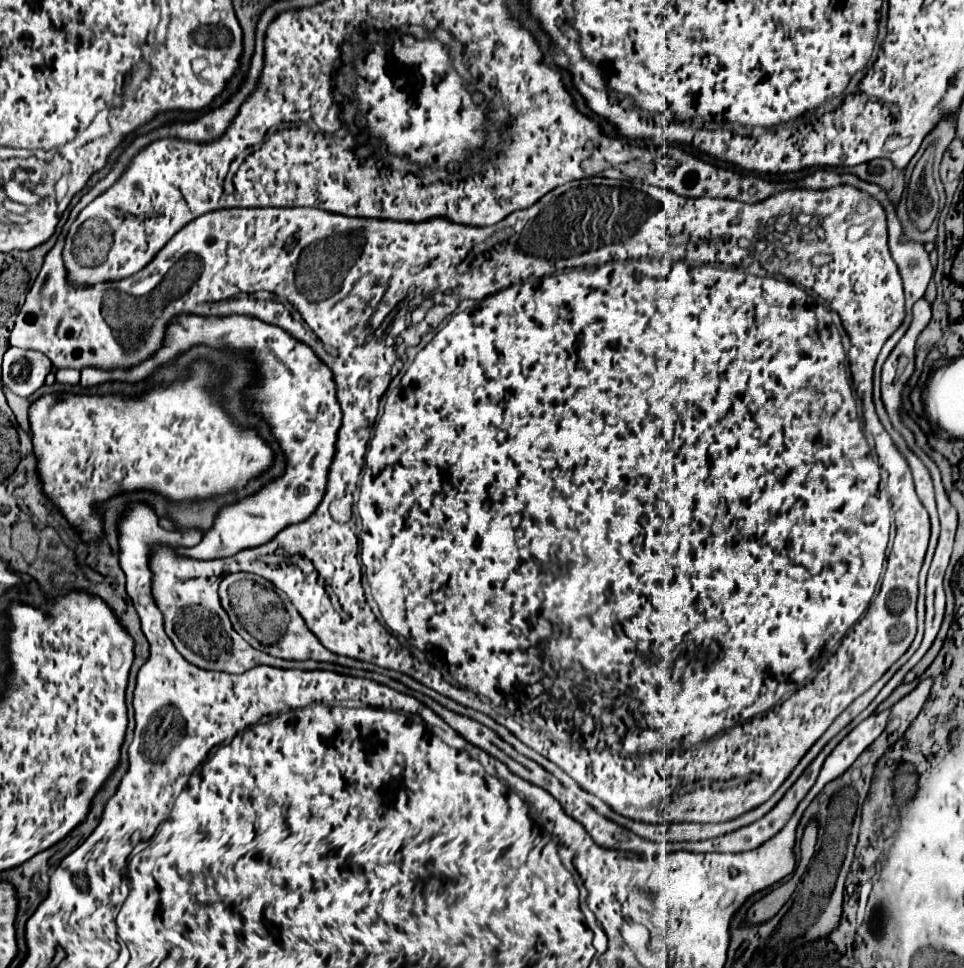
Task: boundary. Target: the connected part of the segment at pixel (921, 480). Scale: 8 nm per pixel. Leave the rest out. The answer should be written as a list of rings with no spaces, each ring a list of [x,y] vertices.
[[[889,426],[889,436],[891,440],[895,440],[895,446],[899,448],[899,452],[903,452],[911,472],[913,472],[913,480],[915,480],[915,490],[919,500],[923,502],[923,506],[927,508],[929,516],[931,516],[931,546],[929,546],[929,554],[933,552],[935,544],[937,544],[937,536],[939,536],[939,520],[937,520],[937,508],[935,508],[935,498],[933,498],[933,482],[931,476],[927,472],[927,468],[923,466],[923,462],[907,448],[905,440],[893,430],[893,426]]]

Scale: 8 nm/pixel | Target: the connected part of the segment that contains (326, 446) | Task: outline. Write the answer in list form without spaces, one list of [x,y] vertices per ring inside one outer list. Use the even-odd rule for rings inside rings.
[[[179,316],[171,328],[167,330],[165,342],[163,346],[149,360],[142,362],[135,368],[129,370],[95,370],[95,368],[85,368],[81,370],[81,388],[91,388],[97,384],[105,384],[105,382],[127,382],[127,384],[137,384],[143,380],[149,380],[155,372],[161,370],[161,366],[169,364],[173,360],[177,360],[185,350],[191,350],[193,346],[213,346],[217,350],[229,350],[229,352],[237,352],[241,354],[245,360],[253,362],[257,366],[257,372],[251,380],[251,384],[247,384],[243,388],[243,406],[247,412],[257,414],[259,418],[263,418],[269,428],[271,428],[271,436],[275,438],[275,442],[279,444],[279,448],[285,454],[285,472],[283,476],[271,480],[269,484],[265,484],[261,490],[257,490],[255,494],[235,502],[235,504],[227,504],[223,506],[217,516],[213,526],[205,532],[201,544],[193,546],[193,548],[185,548],[185,554],[189,556],[199,556],[199,558],[225,558],[231,554],[237,554],[243,548],[251,548],[251,546],[259,546],[269,542],[277,532],[281,532],[285,526],[289,524],[297,524],[301,520],[305,520],[307,516],[311,516],[311,512],[317,508],[317,504],[323,498],[325,492],[325,482],[327,482],[327,470],[329,464],[333,460],[335,454],[335,440],[337,440],[337,430],[341,426],[341,408],[339,402],[335,398],[335,382],[333,382],[333,374],[331,370],[311,352],[309,346],[297,342],[295,338],[291,340],[291,336],[287,332],[283,332],[277,326],[271,326],[267,322],[261,322],[257,318],[249,318],[249,316],[229,316],[229,318],[201,318],[201,316]]]

